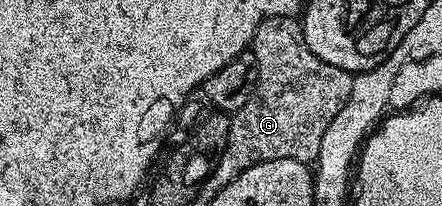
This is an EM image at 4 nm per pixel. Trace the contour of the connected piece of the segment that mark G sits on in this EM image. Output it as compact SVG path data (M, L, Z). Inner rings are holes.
M268 16L257 28L255 38L249 47L250 53L255 55L259 71L257 84L251 99L230 115L231 127L225 148L217 159L218 165L223 166L223 182L231 182L245 168L258 162L269 160L285 160L296 158L298 162L314 163L321 152L321 140L327 131L327 125L337 116L337 112L349 100L351 80L353 75L348 70L337 68L333 64L325 64L305 44L303 28L299 18L289 16Z

